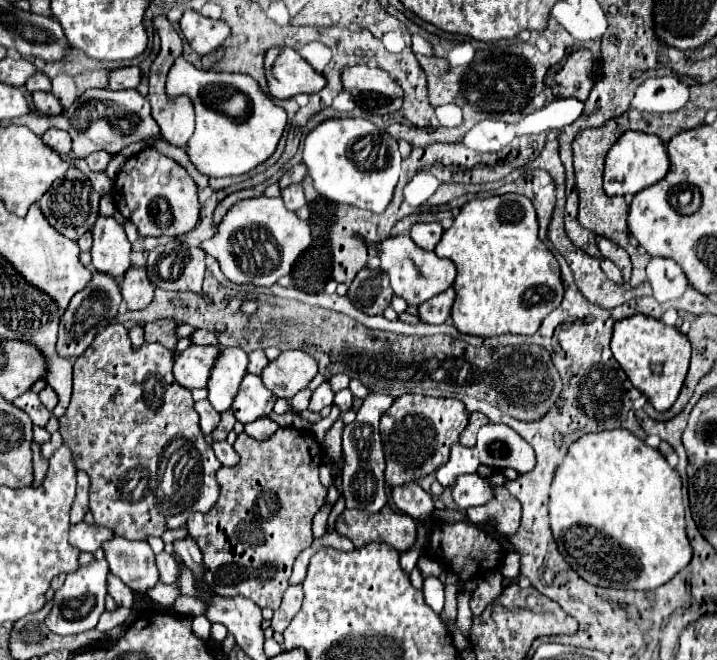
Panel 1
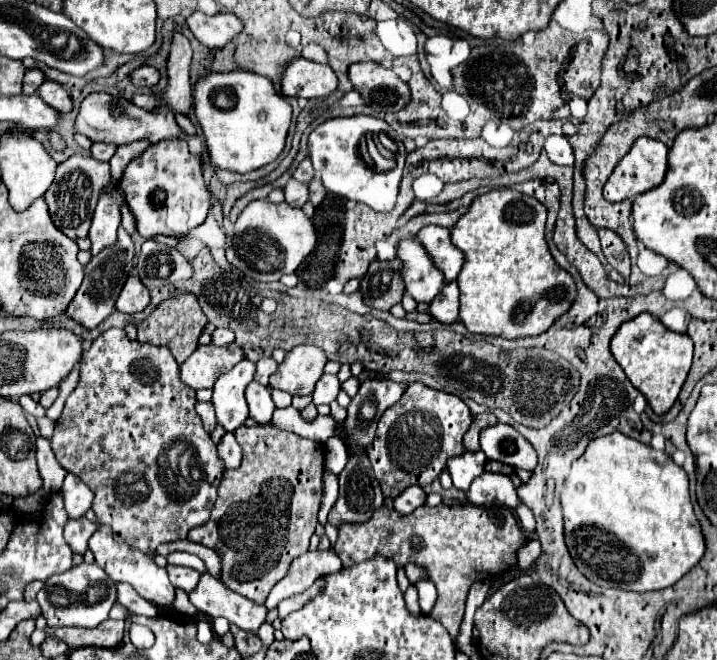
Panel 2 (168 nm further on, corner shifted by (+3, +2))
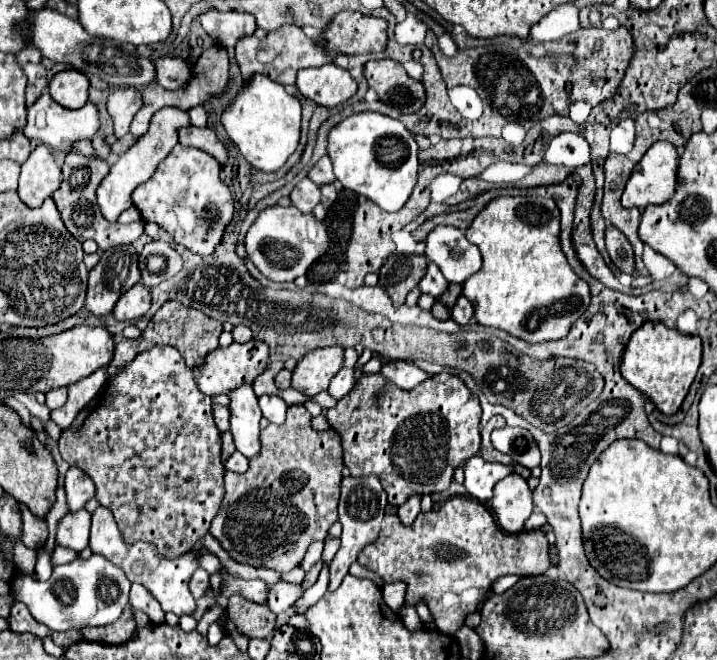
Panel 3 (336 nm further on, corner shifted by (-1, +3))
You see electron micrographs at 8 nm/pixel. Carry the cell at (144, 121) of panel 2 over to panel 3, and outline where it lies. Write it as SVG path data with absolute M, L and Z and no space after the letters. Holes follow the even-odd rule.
M183 127L177 129L179 141L181 145L189 145L189 147L197 147L203 149L205 153L213 155L221 165L227 161L227 151L223 147L223 143L215 137L215 133L209 127Z

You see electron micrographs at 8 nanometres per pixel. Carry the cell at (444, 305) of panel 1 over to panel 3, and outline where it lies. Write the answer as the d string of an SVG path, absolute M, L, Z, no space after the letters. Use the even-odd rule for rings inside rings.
M461 295L461 297L457 299L457 303L451 307L451 319L453 319L455 323L459 323L459 325L467 325L467 323L471 321L471 317L473 317L473 307L471 307L469 301Z

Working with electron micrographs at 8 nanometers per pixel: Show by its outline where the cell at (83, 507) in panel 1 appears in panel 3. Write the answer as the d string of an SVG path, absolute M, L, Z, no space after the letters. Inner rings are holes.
M71 467L65 475L65 491L69 499L69 509L75 513L95 497L95 483L87 477L87 473L77 467Z

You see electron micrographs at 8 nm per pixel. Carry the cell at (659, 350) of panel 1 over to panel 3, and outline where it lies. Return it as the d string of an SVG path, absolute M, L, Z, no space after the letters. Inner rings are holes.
M645 321L625 345L621 375L643 395L647 395L663 415L673 415L681 407L701 363L701 339L683 335L663 323Z

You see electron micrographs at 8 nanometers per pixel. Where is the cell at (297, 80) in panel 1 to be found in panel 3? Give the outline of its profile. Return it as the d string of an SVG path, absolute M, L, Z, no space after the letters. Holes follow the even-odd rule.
M327 63L301 69L297 75L297 89L305 99L315 101L317 105L335 107L355 95L357 83L351 79L347 69Z

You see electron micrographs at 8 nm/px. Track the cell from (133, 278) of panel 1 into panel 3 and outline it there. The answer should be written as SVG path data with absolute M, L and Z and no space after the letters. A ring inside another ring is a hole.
M141 283L133 285L127 293L121 295L121 301L117 301L117 309L113 309L115 319L137 319L143 317L151 307L151 293Z

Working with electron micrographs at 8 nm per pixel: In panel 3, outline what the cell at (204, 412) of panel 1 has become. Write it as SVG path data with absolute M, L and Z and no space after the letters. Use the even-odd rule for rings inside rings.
M213 405L213 417L215 417L215 425L221 433L229 429L229 409L227 407Z

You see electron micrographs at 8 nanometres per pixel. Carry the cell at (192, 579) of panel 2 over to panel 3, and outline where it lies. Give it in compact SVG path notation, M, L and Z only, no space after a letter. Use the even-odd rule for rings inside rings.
M197 569L193 573L193 577L189 579L189 591L195 599L203 597L205 595L205 589L209 587L209 573L205 569Z

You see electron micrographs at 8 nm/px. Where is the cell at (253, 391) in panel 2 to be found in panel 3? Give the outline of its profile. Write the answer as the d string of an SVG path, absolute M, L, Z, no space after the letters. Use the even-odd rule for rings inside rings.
M261 395L259 397L259 407L263 411L263 417L269 423L281 425L285 421L285 411L287 411L287 403L277 397L277 395Z

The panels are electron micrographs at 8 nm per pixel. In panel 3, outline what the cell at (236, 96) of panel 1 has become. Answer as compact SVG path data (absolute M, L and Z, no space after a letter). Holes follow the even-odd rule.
M257 73L225 107L221 123L245 161L259 171L271 173L283 167L289 155L297 149L301 133L301 103L297 97L289 95L281 83Z

